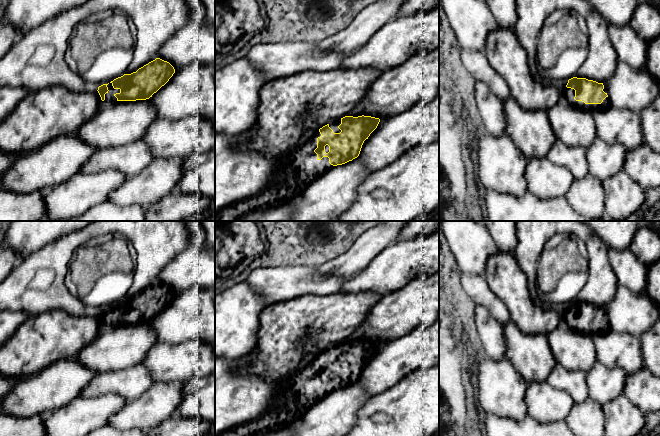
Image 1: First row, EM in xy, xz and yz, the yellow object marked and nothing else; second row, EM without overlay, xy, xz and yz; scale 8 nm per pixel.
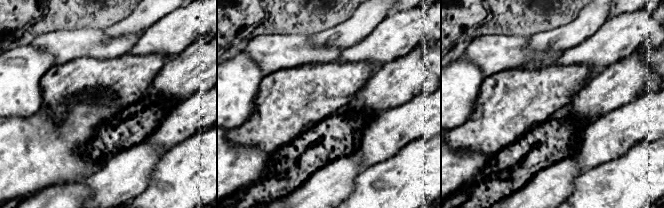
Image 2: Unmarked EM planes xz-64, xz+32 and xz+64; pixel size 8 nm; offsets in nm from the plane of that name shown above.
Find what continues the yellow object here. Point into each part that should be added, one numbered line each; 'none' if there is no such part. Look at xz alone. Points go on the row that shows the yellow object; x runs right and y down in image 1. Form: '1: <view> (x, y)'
1: xz (299, 167)

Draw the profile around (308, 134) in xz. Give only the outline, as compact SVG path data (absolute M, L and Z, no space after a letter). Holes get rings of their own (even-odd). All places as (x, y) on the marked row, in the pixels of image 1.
M309 129L309 130L306 130L305 132L303 132L298 143L294 147L292 147L289 151L292 151L292 150L300 147L301 145L303 145L305 142L309 141L314 136L316 131L317 130L315 130L315 129Z

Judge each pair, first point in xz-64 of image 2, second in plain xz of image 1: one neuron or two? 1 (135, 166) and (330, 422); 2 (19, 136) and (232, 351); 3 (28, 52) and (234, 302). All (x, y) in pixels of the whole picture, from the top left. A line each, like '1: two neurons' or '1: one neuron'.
1: one neuron
2: two neurons
3: one neuron

